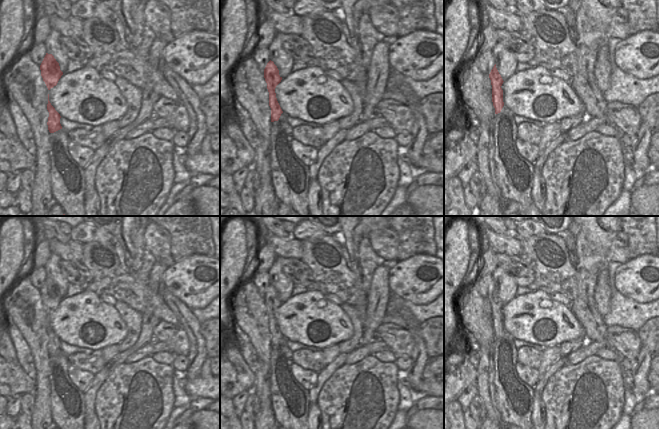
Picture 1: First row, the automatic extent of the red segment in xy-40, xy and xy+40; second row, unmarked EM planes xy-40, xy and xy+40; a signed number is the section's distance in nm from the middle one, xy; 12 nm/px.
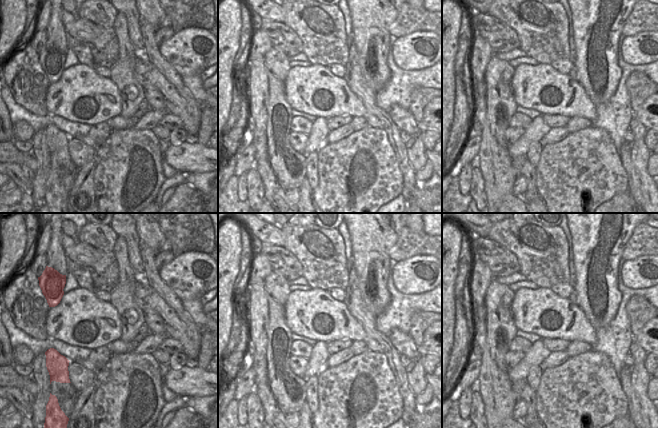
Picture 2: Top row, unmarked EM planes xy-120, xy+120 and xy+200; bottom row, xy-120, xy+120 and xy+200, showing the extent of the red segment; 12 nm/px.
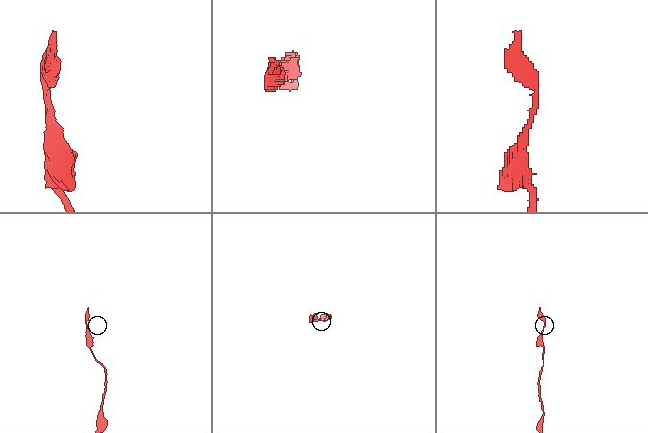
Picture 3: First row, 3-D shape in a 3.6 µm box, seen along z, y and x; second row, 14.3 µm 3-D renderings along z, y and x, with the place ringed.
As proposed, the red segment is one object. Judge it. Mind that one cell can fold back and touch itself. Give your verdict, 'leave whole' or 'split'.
leave whole

